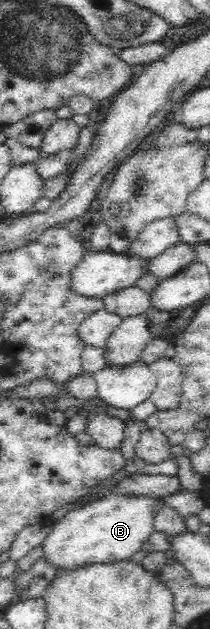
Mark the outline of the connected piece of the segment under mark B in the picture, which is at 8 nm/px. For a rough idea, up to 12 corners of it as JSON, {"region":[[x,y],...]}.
{"region":[[105,494],[55,521],[58,571],[129,560],[162,499]]}

